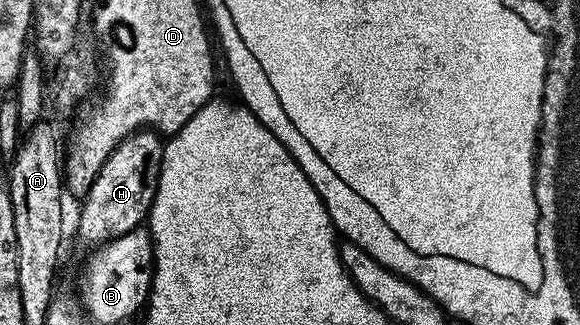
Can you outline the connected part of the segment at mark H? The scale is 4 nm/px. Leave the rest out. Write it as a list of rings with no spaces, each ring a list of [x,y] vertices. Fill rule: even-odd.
[[[144,129],[130,134],[109,154],[108,160],[101,166],[96,180],[93,181],[89,192],[82,200],[84,204],[78,218],[78,238],[82,243],[90,245],[90,248],[97,248],[112,239],[126,235],[145,223],[149,217],[151,205],[155,200],[156,188],[159,184],[164,146],[163,137],[157,131]]]

